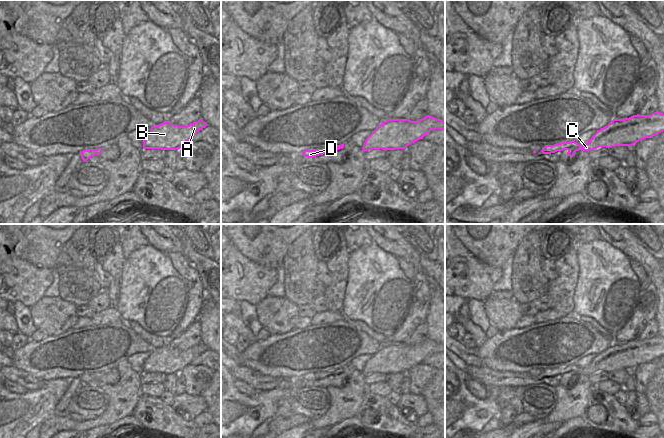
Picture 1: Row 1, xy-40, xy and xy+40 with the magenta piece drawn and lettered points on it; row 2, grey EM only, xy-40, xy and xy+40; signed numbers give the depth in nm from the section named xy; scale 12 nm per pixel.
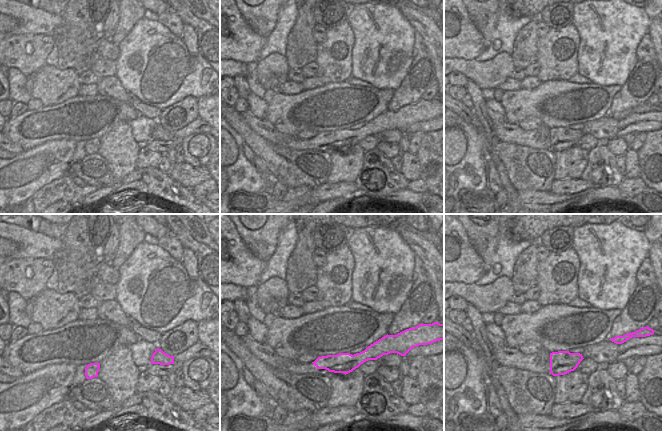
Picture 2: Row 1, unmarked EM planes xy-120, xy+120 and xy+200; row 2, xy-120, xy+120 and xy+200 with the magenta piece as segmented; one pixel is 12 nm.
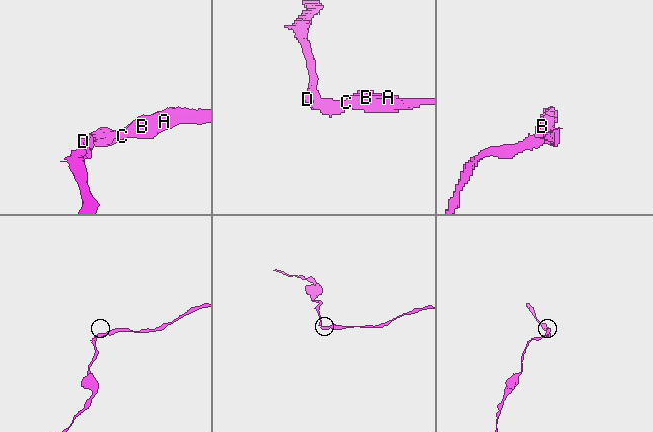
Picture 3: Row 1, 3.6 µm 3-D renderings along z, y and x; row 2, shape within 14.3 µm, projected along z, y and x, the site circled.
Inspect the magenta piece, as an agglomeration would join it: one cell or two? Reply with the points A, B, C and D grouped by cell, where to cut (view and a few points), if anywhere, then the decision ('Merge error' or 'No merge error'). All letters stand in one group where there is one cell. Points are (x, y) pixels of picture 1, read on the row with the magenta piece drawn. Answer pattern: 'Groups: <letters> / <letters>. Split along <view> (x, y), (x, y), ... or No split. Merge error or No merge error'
Groups: A B C / D. Split along xy (315, 149), (316, 155). Merge error.

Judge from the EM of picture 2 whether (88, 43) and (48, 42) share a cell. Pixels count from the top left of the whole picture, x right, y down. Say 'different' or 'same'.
different

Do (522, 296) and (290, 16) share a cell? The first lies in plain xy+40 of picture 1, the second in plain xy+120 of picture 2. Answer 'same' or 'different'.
different

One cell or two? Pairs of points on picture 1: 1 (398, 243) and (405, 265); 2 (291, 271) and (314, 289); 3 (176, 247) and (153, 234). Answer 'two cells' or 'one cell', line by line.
1: two cells
2: one cell
3: one cell

